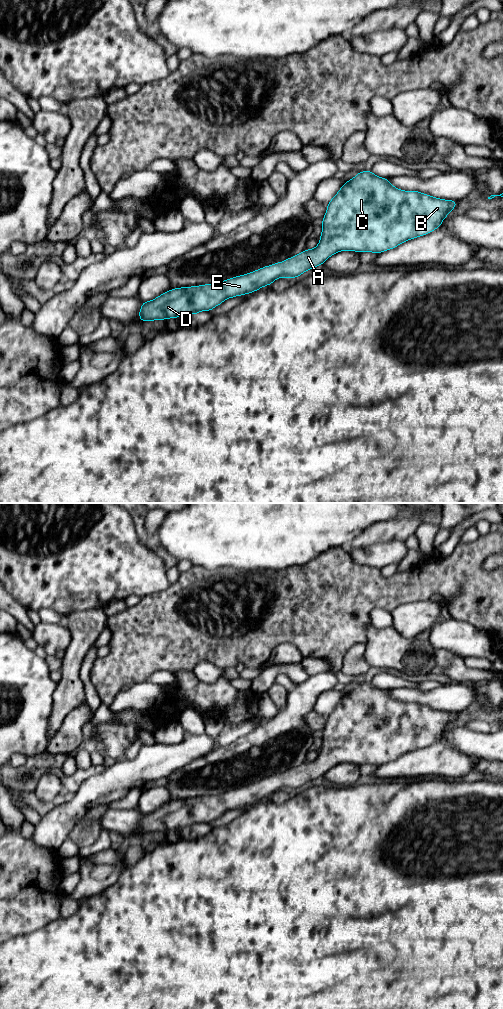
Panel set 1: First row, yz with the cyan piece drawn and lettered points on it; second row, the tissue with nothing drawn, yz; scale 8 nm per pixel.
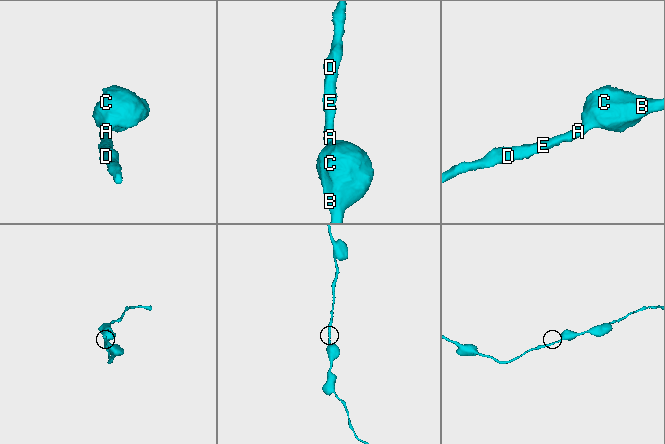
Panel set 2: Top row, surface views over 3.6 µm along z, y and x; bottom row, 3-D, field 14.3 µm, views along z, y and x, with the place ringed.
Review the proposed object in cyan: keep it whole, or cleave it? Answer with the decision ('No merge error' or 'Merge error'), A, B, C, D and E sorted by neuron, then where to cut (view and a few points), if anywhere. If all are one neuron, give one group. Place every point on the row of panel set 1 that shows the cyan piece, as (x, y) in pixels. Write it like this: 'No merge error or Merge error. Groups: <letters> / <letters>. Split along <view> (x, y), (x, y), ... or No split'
No merge error. Groups: A B C D E. No split

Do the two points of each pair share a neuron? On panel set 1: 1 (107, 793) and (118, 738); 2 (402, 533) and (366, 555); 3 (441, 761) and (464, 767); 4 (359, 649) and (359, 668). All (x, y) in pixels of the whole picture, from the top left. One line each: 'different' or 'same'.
1: different
2: different
3: same
4: same

